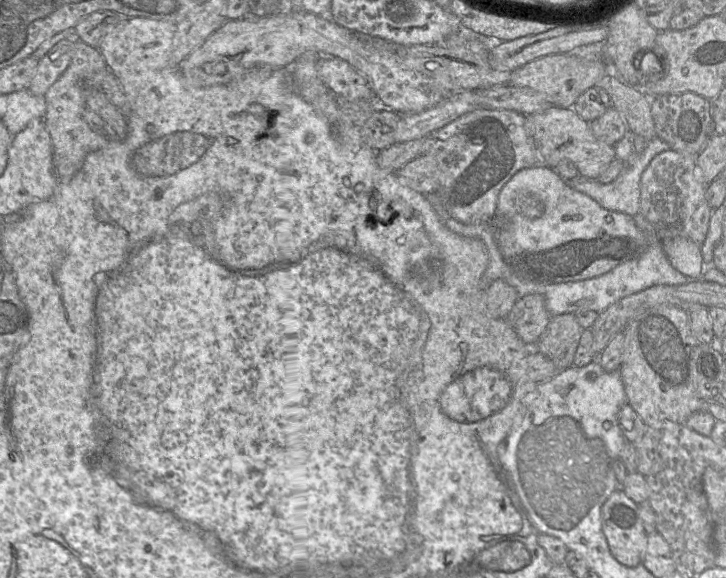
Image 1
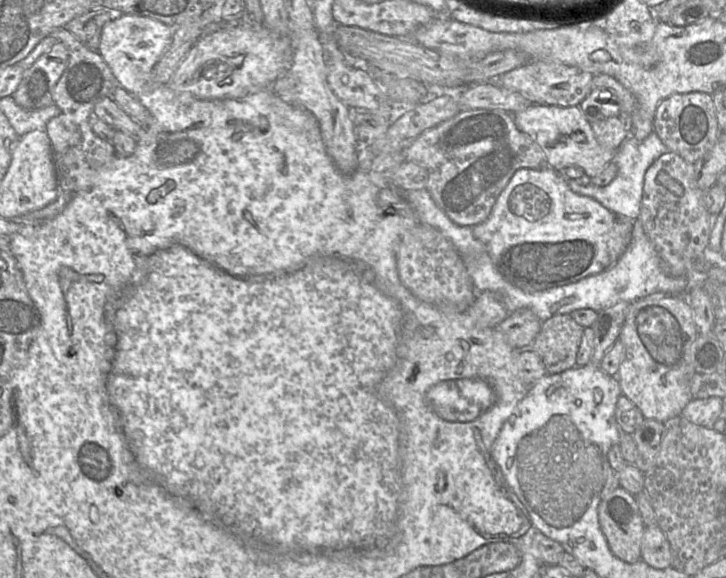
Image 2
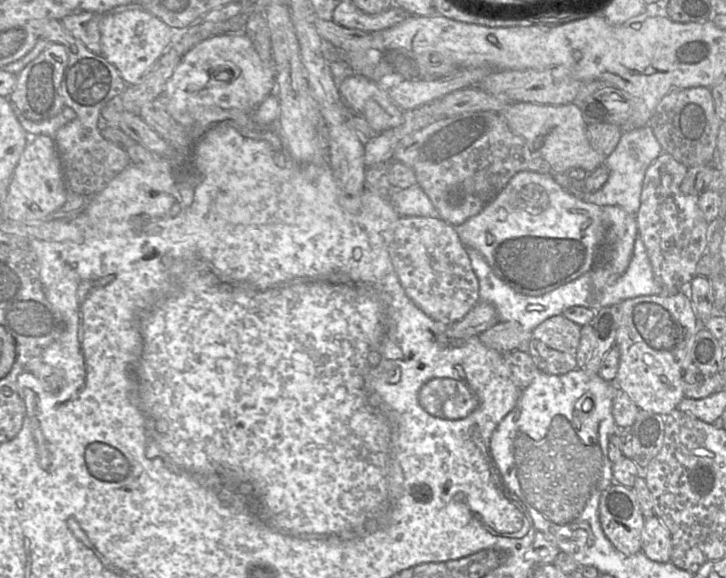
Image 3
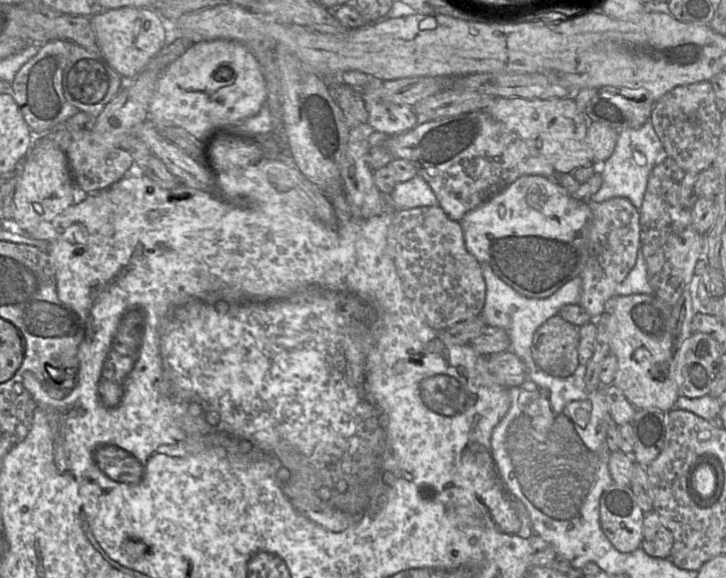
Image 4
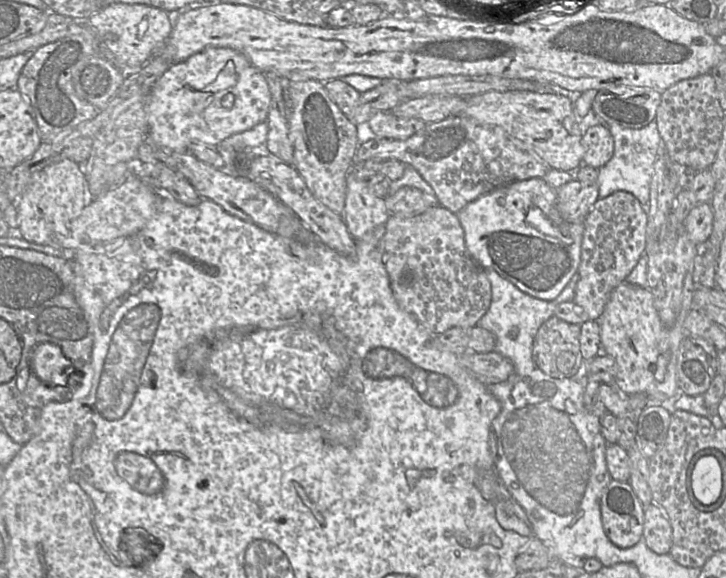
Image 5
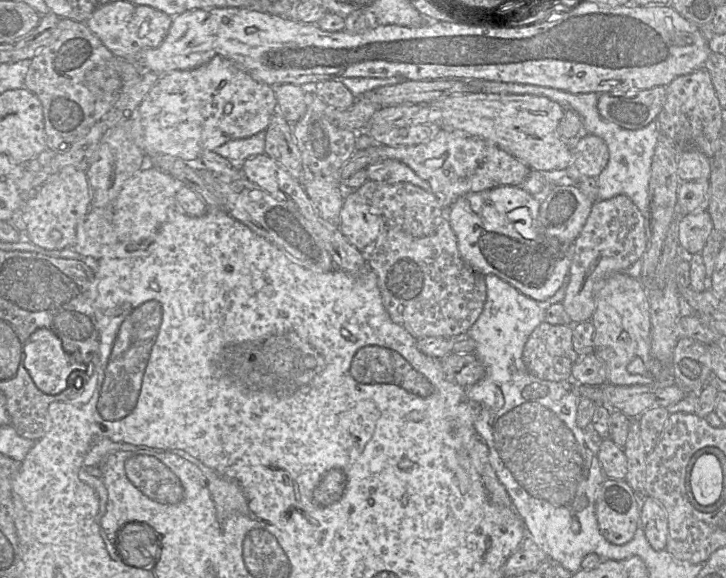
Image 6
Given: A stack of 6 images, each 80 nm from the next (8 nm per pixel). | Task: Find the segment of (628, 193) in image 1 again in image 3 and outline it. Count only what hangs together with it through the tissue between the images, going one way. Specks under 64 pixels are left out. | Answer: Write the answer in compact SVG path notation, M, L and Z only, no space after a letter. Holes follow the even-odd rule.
M650 125L642 128L624 128L616 149L609 155L604 166L609 170L609 177L605 185L596 192L579 190L573 186L575 179L567 173L554 173L554 180L566 191L586 202L603 206L619 206L631 215L636 216L641 205L641 194L645 174L649 166L663 153Z

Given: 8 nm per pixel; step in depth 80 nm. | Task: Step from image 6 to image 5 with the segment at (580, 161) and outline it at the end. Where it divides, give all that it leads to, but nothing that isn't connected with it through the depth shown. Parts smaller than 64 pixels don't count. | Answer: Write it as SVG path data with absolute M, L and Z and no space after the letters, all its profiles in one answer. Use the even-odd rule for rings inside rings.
M605 124L591 126L583 135L582 144L584 148L582 165L600 169L613 156L614 139Z

